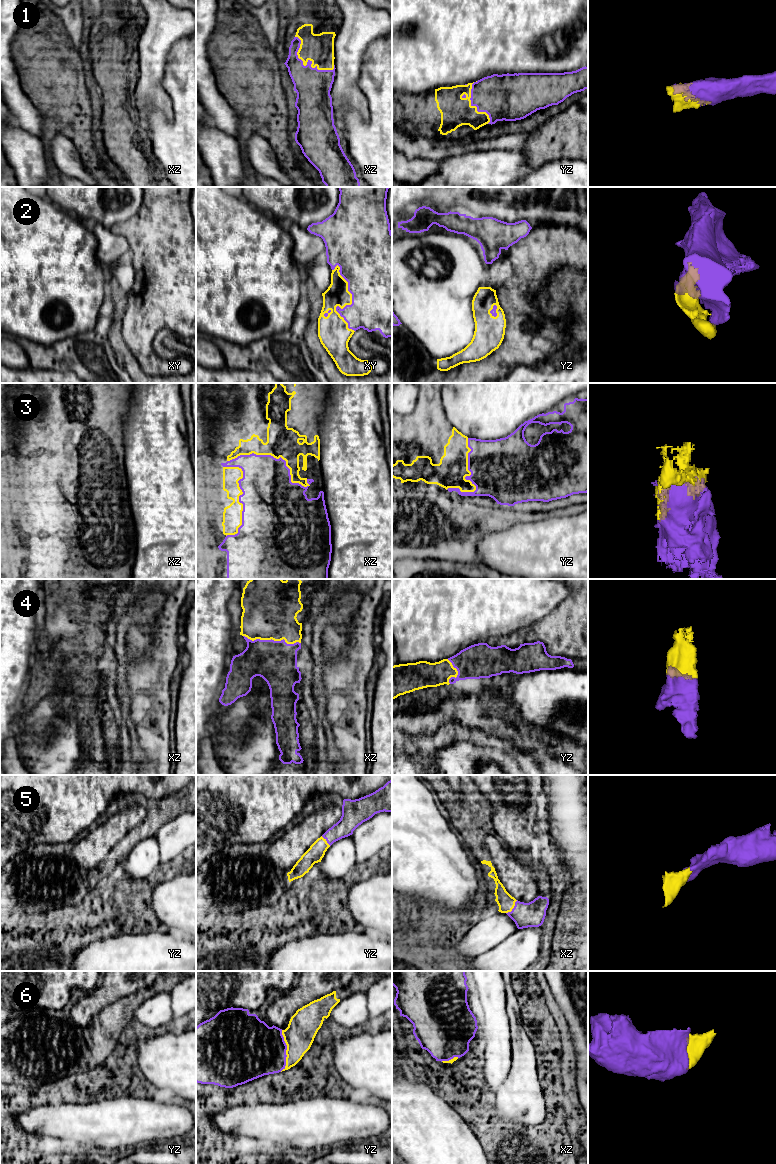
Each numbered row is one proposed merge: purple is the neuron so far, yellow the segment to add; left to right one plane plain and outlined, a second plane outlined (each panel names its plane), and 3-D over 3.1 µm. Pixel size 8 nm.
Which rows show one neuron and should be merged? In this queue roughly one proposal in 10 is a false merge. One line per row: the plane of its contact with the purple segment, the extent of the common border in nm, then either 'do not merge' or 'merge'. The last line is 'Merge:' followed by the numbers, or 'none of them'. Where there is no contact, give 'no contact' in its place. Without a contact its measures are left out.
1: contact in xz; length 420 nm; merge
2: contact in xy; length 550 nm; merge
3: contact in xz; length 700 nm; merge
4: contact in xz; length 460 nm; merge
5: contact in xz; length 140 nm; merge
6: contact in yz; length 340 nm; merge
Merge: 1, 2, 3, 4, 5, 6

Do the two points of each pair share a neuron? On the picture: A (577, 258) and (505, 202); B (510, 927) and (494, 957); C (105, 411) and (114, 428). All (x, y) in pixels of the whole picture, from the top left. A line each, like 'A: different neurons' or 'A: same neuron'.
A: different neurons
B: different neurons
C: same neuron

